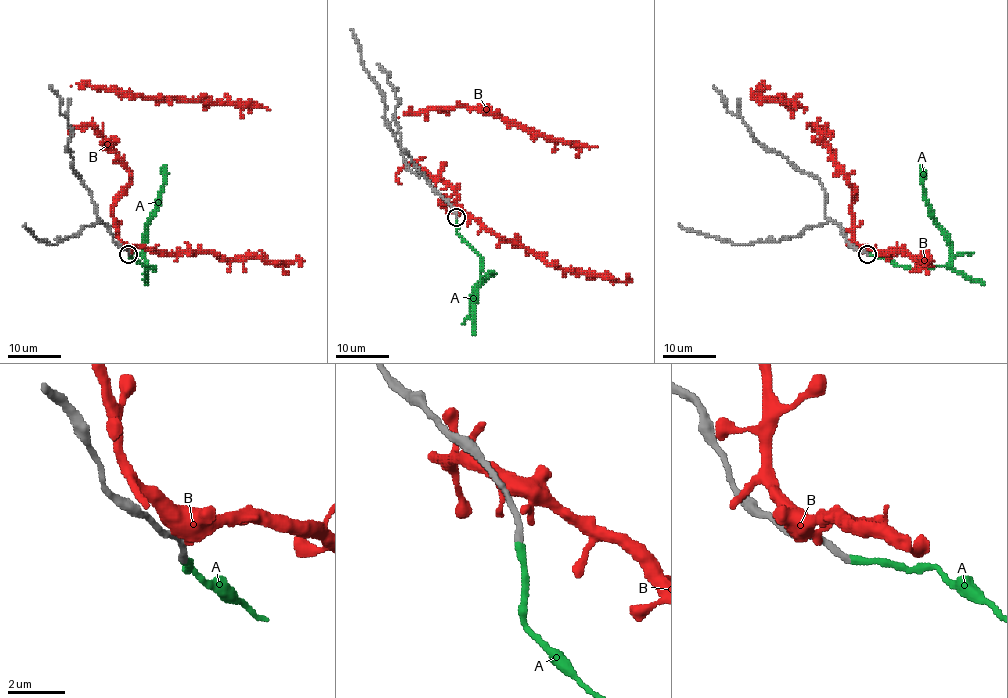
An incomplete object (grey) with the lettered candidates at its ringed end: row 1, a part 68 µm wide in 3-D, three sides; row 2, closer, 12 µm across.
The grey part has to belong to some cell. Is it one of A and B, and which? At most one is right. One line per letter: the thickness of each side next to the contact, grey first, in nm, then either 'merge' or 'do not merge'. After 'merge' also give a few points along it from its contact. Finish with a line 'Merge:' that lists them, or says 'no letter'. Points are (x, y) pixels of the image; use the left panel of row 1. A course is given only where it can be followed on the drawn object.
A: 240 nm thick on the grey side, 260 nm on the other; merge; it runs (128, 254), (153, 269), (144, 261), (144, 236), (157, 203), (165, 166)
B: 320 nm thick on the grey side, 400 nm on the other; do not merge
Merge: A

